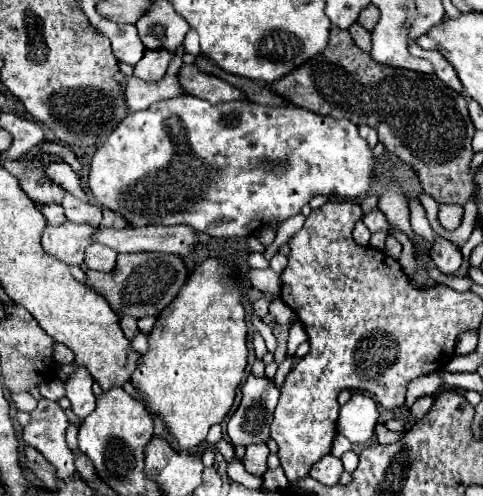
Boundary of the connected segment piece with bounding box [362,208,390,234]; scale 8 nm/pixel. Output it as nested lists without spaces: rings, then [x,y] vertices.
[[[376,208],[376,210],[372,210],[372,214],[366,214],[364,218],[364,224],[368,226],[368,230],[374,234],[374,232],[380,232],[380,230],[384,230],[384,232],[388,232],[388,222],[386,222],[386,216]]]

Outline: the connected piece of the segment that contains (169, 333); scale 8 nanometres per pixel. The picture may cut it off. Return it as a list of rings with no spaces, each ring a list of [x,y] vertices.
[[[206,258],[196,266],[190,274],[184,288],[178,292],[176,300],[156,318],[156,324],[148,336],[150,350],[146,356],[140,358],[138,368],[132,374],[132,384],[138,394],[148,402],[150,412],[160,414],[168,426],[168,432],[178,438],[180,450],[192,450],[202,440],[206,440],[208,428],[218,424],[230,412],[236,388],[244,378],[246,358],[248,358],[248,326],[246,326],[246,312],[242,306],[242,292],[234,288],[238,282],[236,270],[228,268],[216,258]]]

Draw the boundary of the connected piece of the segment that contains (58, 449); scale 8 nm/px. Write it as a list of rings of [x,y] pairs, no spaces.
[[[40,400],[32,412],[30,424],[24,428],[24,442],[56,466],[60,480],[72,480],[78,474],[74,454],[66,446],[66,428],[68,418],[52,400]]]

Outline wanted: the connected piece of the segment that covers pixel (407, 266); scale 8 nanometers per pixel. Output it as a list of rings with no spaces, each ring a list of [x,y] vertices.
[[[390,228],[389,234],[393,235],[402,244],[403,250],[398,262],[404,273],[406,273],[409,278],[412,278],[416,269],[412,242],[405,234],[398,230],[394,230],[393,228]]]

